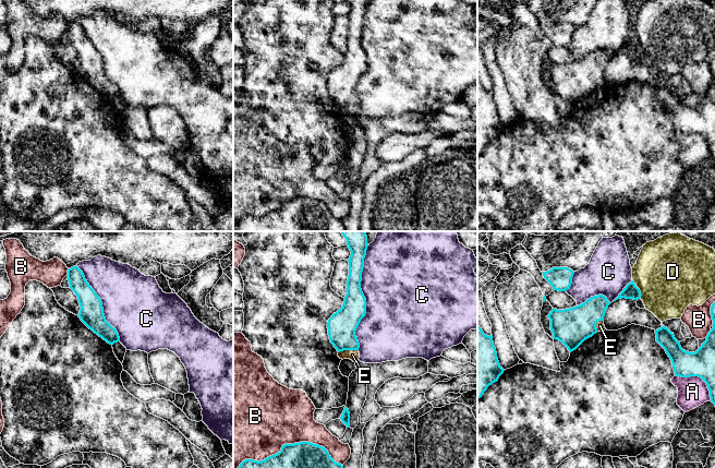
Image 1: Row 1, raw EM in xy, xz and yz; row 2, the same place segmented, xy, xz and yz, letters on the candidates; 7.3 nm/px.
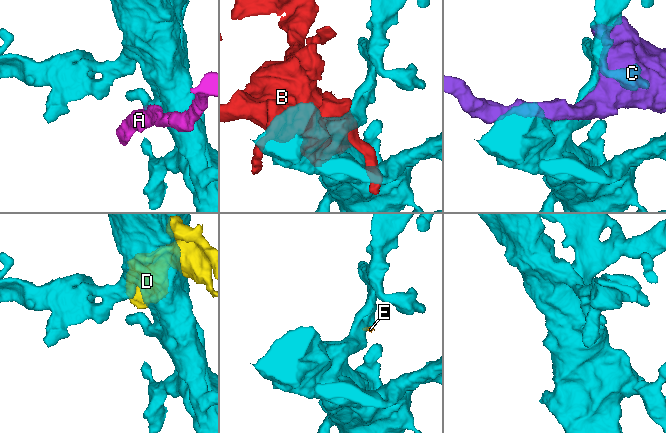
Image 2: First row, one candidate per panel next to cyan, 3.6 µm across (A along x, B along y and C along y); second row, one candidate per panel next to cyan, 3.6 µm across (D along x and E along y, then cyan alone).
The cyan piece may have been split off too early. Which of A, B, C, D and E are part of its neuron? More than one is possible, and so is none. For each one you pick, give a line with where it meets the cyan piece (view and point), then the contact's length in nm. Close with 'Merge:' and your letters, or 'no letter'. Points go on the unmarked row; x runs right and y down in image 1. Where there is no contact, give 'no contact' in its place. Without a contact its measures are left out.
E: xz (348, 105) | 150 nm
Merge: E

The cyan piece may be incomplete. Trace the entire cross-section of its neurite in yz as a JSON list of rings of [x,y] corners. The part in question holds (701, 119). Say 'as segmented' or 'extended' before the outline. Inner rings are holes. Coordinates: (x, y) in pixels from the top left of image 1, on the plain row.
as segmented | [[[715,58],[711,62],[713,84],[706,96],[695,108],[681,104],[674,89],[665,82],[655,86],[656,97],[665,105],[671,116],[676,132],[699,132],[707,141],[711,157],[715,160]]]

